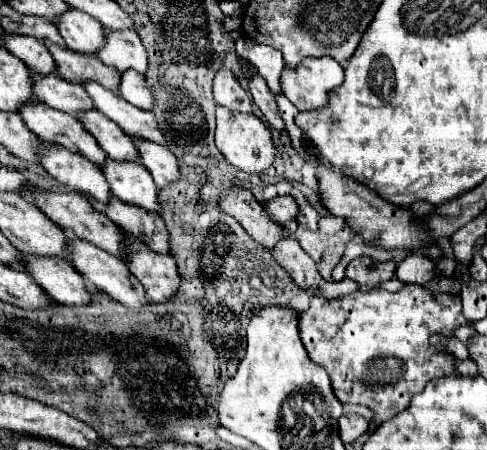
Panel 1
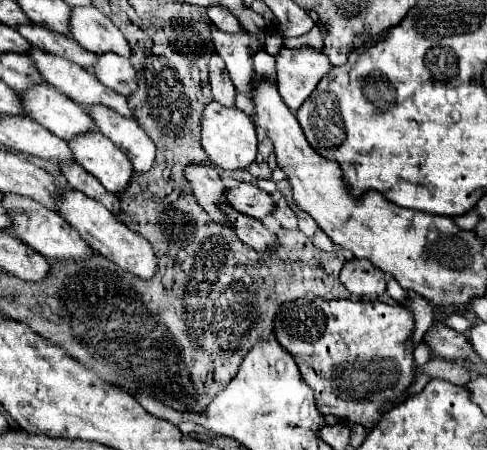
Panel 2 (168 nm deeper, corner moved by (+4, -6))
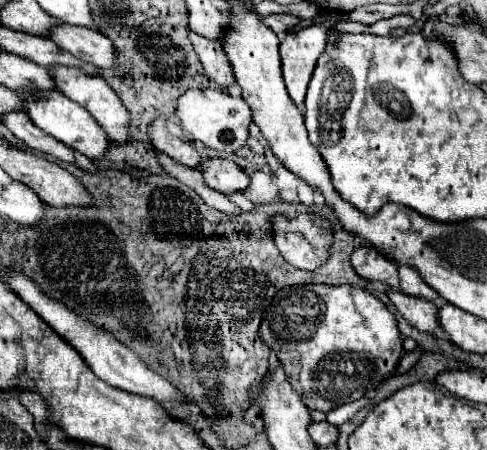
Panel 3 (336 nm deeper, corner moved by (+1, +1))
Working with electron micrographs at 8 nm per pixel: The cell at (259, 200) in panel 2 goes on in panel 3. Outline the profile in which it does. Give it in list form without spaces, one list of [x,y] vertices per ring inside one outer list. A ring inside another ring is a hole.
[[[212,156],[202,160],[200,172],[206,184],[218,192],[242,192],[248,188],[248,174],[230,160]]]

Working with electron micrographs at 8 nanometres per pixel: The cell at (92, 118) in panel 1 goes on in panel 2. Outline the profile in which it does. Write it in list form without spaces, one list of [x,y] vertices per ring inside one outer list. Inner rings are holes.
[[[35,85],[21,97],[29,115],[63,141],[75,139],[75,135],[87,135],[87,131],[95,131],[95,123],[91,123],[87,109],[61,91],[55,91],[51,85]]]

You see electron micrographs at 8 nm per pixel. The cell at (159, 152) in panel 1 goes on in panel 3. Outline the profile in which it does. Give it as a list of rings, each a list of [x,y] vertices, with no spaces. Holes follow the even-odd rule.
[[[52,64],[50,66],[52,72],[52,80],[56,84],[56,88],[68,96],[70,100],[78,102],[80,106],[84,106],[94,118],[96,122],[104,128],[104,132],[114,138],[116,142],[126,142],[128,140],[128,124],[130,124],[130,114],[124,108],[122,100],[114,94],[114,90],[106,84],[106,80],[102,76],[86,76],[86,72],[82,72],[80,68],[68,68],[62,64]]]

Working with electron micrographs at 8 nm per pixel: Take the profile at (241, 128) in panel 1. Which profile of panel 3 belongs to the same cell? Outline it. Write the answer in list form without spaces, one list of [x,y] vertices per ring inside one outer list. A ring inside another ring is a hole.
[[[190,88],[176,102],[176,122],[192,140],[198,140],[212,150],[232,154],[246,144],[248,126],[252,124],[252,112],[242,98],[232,98],[222,90]]]

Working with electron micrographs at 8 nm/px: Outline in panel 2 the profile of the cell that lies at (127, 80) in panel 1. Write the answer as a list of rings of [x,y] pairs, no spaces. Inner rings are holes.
[[[99,55],[93,71],[103,85],[107,85],[123,97],[131,97],[137,91],[137,71],[129,63],[129,59],[123,59],[121,55]]]

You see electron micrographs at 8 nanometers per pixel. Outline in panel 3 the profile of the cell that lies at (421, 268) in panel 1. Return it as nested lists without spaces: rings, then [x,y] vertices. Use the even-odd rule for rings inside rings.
[[[404,264],[400,268],[400,290],[404,294],[410,294],[410,296],[420,296],[420,298],[426,298],[426,300],[432,300],[432,302],[438,302],[438,292],[432,290],[424,280],[422,276],[418,274],[418,270],[414,270],[412,266]]]

